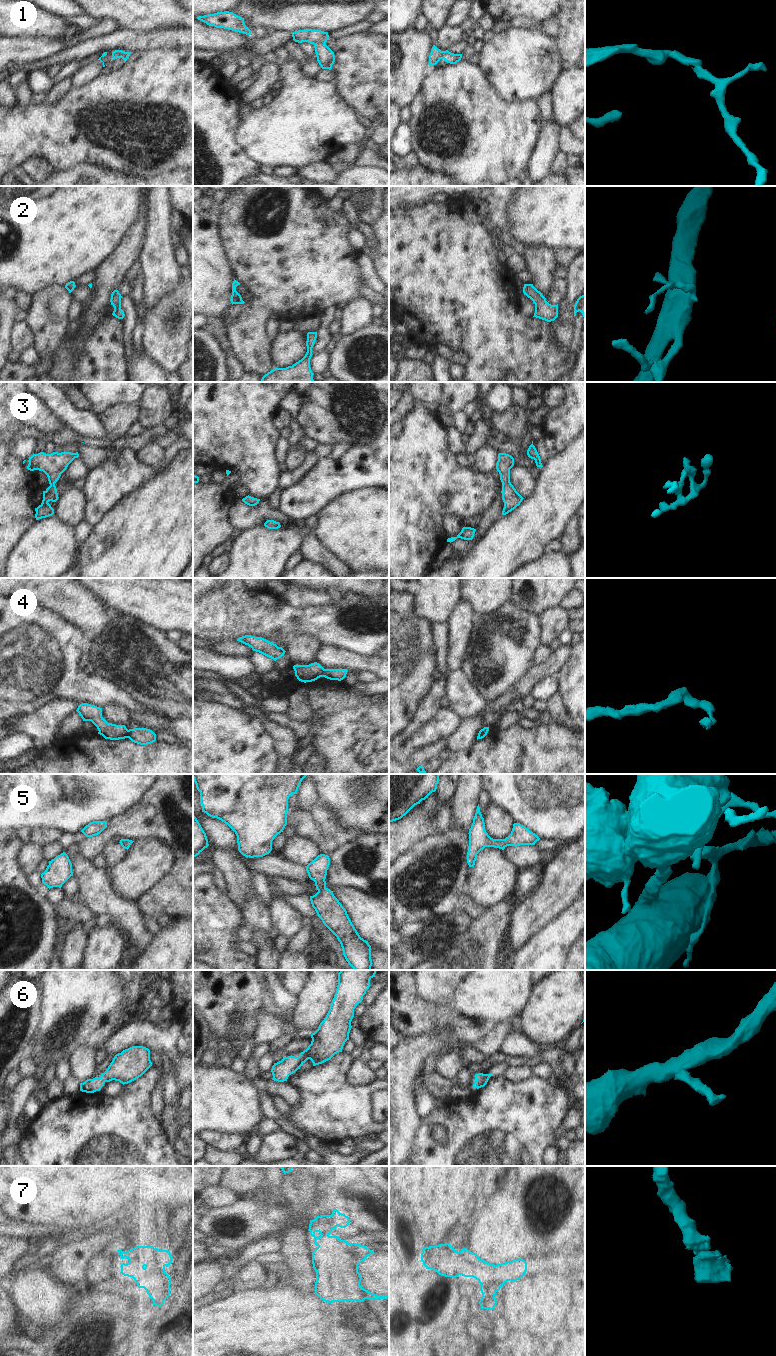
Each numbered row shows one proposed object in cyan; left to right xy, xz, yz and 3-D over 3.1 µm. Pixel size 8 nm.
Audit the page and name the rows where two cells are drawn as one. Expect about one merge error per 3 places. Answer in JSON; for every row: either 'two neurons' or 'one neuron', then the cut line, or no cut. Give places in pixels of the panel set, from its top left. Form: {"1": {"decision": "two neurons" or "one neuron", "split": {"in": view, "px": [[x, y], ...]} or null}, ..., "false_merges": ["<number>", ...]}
{"1": {"decision": "two neurons", "split": {"in": "xz", "px": [[324, 42], [315, 42], [313, 44]]}}, "2": {"decision": "one neuron", "split": null}, "3": {"decision": "one neuron", "split": null}, "4": {"decision": "two neurons", "split": {"in": "xy", "px": [[129, 730], [127, 737]]}}, "5": {"decision": "one neuron", "split": null}, "6": {"decision": "one neuron", "split": null}, "7": {"decision": "one neuron", "split": null}, "false_merges": ["1", "4"]}

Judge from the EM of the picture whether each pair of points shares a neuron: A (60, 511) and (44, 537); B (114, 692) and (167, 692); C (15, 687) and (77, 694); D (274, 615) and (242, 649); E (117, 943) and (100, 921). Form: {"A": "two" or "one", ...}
{"A": "two", "B": "two", "C": "one", "D": "two", "E": "two"}

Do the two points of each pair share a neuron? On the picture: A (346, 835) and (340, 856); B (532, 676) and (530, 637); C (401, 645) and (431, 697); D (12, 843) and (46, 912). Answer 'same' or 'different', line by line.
A: different
B: different
C: different
D: same

